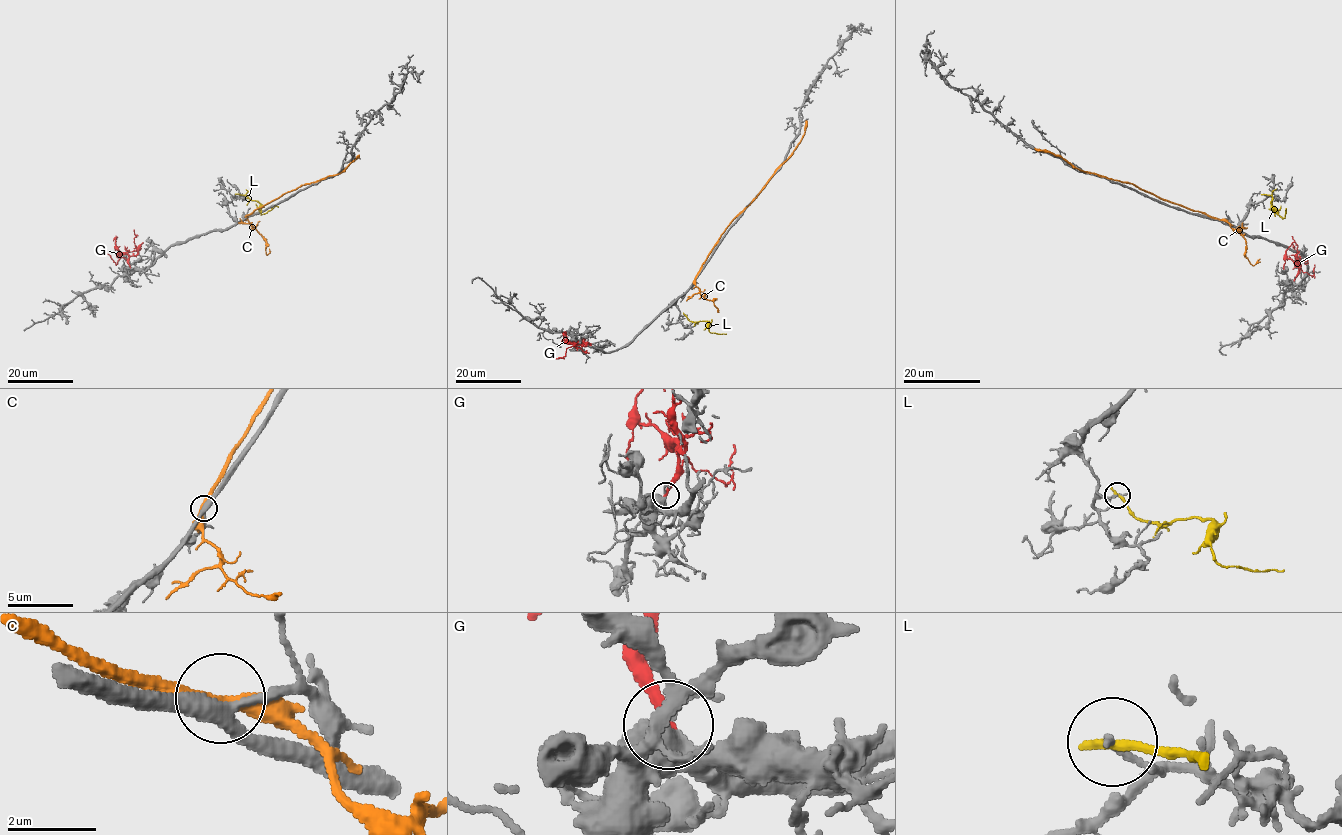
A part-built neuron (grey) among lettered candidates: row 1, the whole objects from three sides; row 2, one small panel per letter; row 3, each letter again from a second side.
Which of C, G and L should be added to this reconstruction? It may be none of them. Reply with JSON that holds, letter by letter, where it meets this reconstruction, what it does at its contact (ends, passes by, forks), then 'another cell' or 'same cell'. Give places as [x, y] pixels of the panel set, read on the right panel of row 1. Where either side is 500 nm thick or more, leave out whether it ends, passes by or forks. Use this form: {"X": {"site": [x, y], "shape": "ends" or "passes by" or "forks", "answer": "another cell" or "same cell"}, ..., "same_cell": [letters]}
{"C": {"site": [1220, 219], "shape": "passes by", "answer": "another cell"}, "G": {"site": [1294, 279], "shape": "ends", "answer": "same cell"}, "L": {"site": [1264, 194], "shape": "ends", "answer": "another cell"}, "same_cell": ["G"]}

